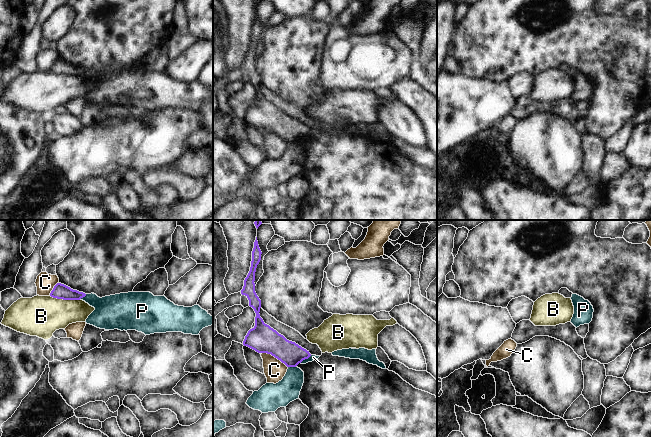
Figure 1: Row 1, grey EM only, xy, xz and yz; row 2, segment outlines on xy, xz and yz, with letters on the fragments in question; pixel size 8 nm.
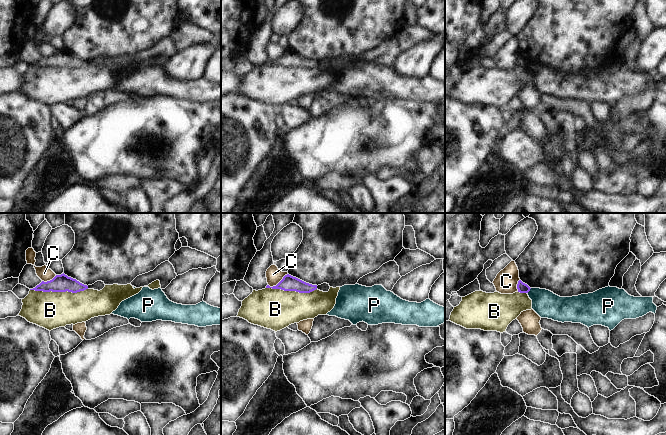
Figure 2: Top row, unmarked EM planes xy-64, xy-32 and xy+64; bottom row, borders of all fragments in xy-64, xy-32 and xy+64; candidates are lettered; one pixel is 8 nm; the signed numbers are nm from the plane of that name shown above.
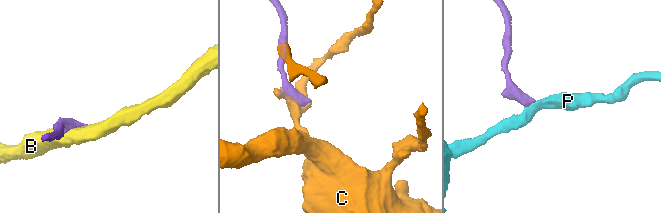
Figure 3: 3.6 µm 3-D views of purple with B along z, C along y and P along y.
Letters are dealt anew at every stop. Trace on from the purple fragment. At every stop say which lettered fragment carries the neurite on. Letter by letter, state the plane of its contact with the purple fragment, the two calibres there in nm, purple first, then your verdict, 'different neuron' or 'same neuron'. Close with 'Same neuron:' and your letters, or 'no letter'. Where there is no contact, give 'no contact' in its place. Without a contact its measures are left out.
B: meets purple in xy; 130 nm thick on the purple side, 320 nm on the other; different neuron
C: meets purple in xz; 220 nm thick on the purple side, 170 nm on the other; different neuron
P: meets purple in xz; 190 nm thick on the purple side, 50 nm on the other; different neuron
Same neuron: no letter

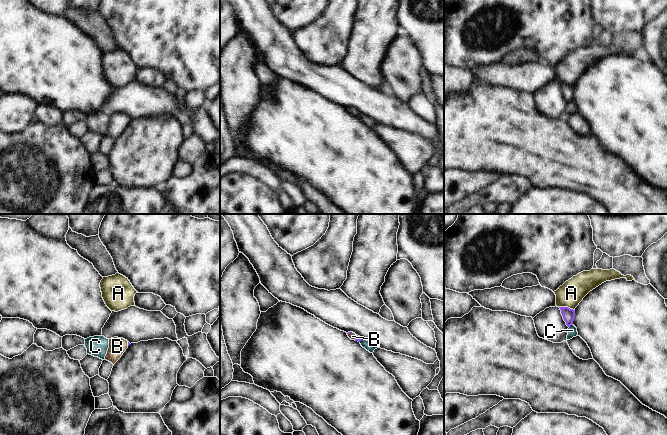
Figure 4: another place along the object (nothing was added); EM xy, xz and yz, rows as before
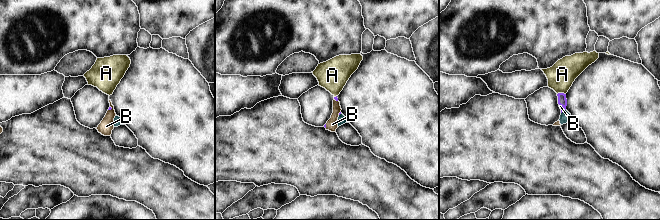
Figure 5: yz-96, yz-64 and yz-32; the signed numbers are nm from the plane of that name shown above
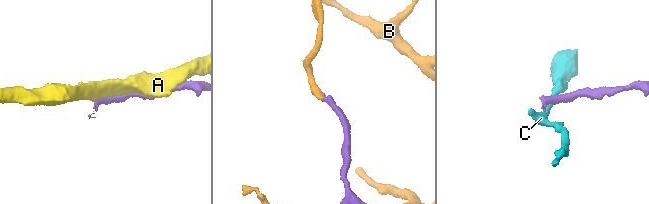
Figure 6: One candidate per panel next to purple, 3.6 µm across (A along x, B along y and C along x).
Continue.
A: meets purple in yz; 100 nm thick on the purple side, 200 nm on the other; different neuron
B: meets purple in xz; 50 nm thick on the purple side, 60 nm on the other; same neuron
C: meets purple in yz; 100 nm thick on the purple side, 80 nm on the other; different neuron
Same neuron: B

